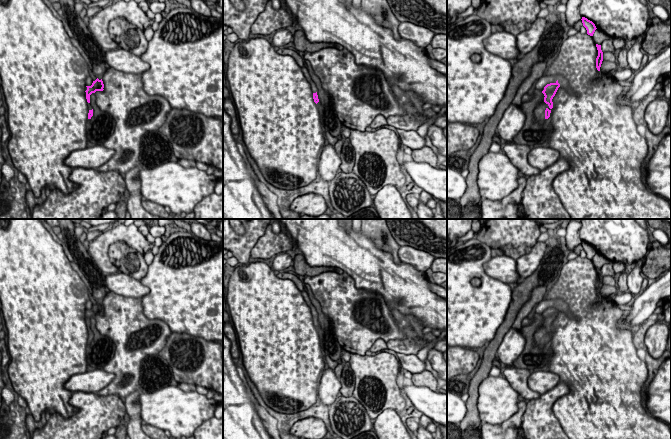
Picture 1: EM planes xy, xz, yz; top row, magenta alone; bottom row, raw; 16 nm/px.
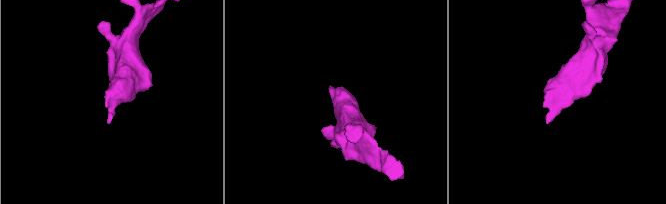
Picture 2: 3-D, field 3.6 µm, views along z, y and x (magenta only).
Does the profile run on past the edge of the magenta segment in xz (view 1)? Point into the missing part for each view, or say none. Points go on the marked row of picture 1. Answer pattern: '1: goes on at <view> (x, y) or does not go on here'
1: goes on at xz (313, 86)

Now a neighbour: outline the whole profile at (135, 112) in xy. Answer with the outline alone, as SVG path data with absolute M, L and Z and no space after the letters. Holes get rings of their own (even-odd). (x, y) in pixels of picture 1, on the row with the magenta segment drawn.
M111 67L101 74L103 91L96 91L96 104L100 110L109 113L115 120L114 133L103 146L115 151L115 154L103 165L96 168L100 172L118 171L122 175L139 166L140 141L149 131L156 131L164 124L172 109L168 100L160 95L148 95L143 89L141 75L125 73Z

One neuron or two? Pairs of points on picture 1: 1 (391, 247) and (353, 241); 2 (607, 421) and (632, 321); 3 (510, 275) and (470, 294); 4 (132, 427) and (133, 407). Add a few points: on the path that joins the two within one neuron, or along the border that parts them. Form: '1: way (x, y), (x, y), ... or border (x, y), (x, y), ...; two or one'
1: border (360, 230), (380, 249), (387, 251), (393, 259); two
2: border (623, 316), (620, 323), (634, 329); two
3: border (482, 264), (487, 274), (506, 283); two
4: way (133, 422), (133, 412); one

